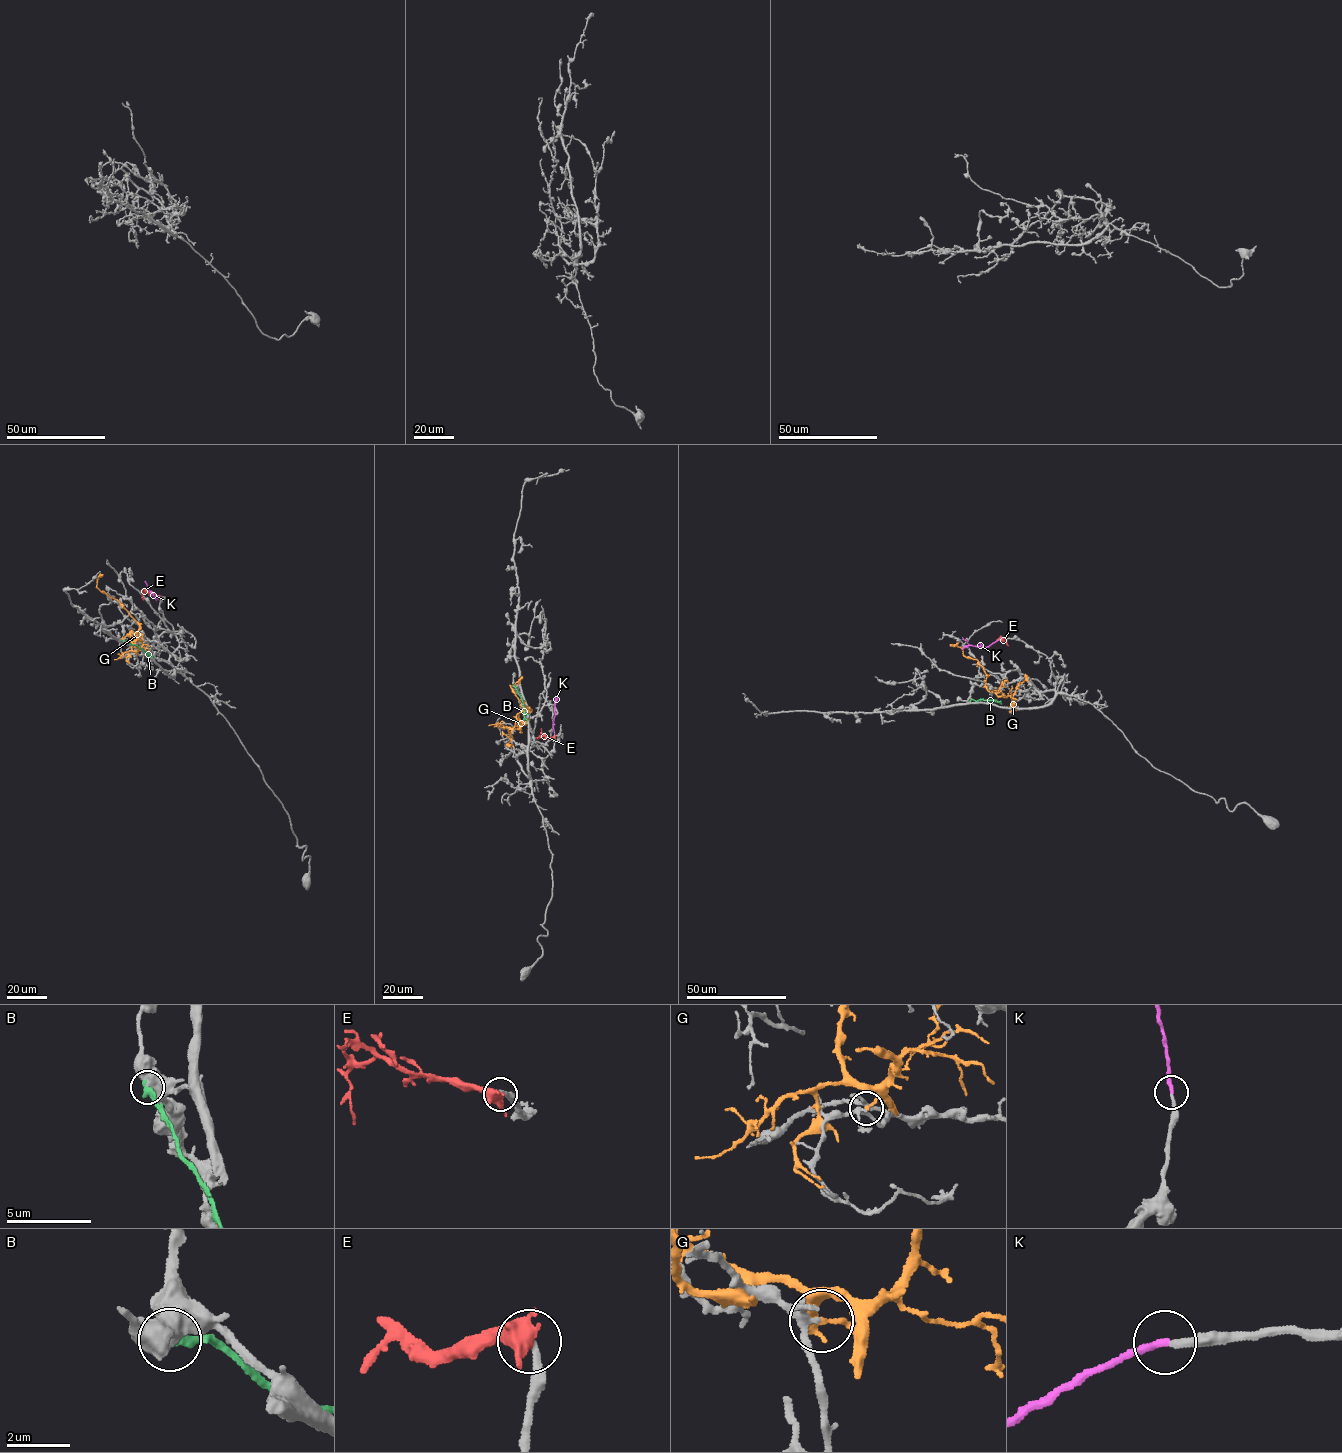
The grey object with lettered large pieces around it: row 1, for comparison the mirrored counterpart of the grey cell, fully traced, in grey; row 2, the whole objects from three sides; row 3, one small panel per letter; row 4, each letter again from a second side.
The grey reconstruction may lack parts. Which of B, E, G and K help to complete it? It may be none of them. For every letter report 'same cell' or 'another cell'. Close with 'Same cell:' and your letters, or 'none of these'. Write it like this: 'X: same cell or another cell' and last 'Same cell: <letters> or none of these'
B: another cell
E: another cell
G: another cell
K: same cell
Same cell: K

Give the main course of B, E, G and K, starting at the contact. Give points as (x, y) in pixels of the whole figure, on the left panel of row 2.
B: (123, 640), (153, 656)
E: (160, 596), (143, 592), (143, 600)
G: (134, 654), (140, 626), (116, 599), (97, 587), (98, 577), (102, 575)
K: (160, 596), (156, 599), (145, 581)

